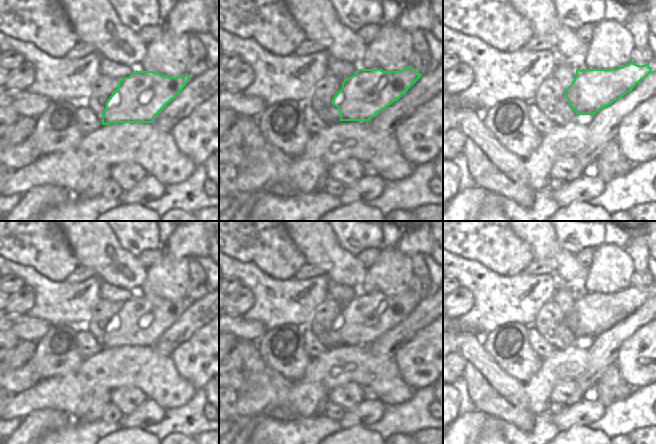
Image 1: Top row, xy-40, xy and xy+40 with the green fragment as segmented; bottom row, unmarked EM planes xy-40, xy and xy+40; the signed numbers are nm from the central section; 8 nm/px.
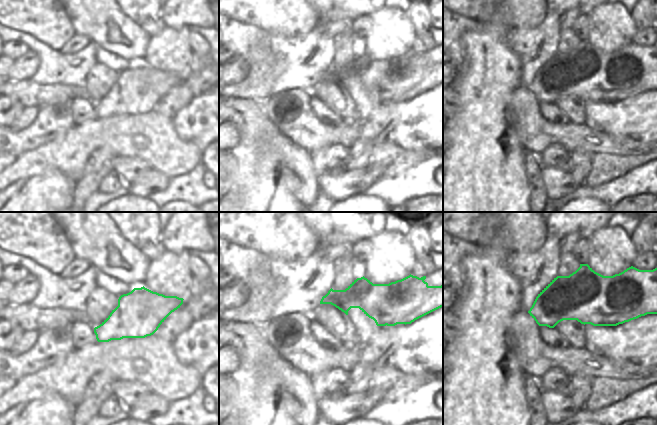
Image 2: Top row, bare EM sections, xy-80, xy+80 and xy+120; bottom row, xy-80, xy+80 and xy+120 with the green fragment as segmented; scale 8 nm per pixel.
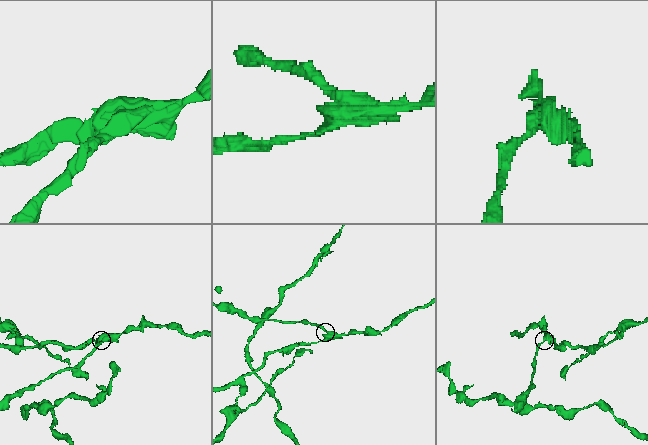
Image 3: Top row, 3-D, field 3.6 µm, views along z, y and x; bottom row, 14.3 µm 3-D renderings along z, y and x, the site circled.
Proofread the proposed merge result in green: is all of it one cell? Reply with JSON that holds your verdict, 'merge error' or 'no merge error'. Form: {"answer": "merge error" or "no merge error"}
{"answer": "merge error"}

